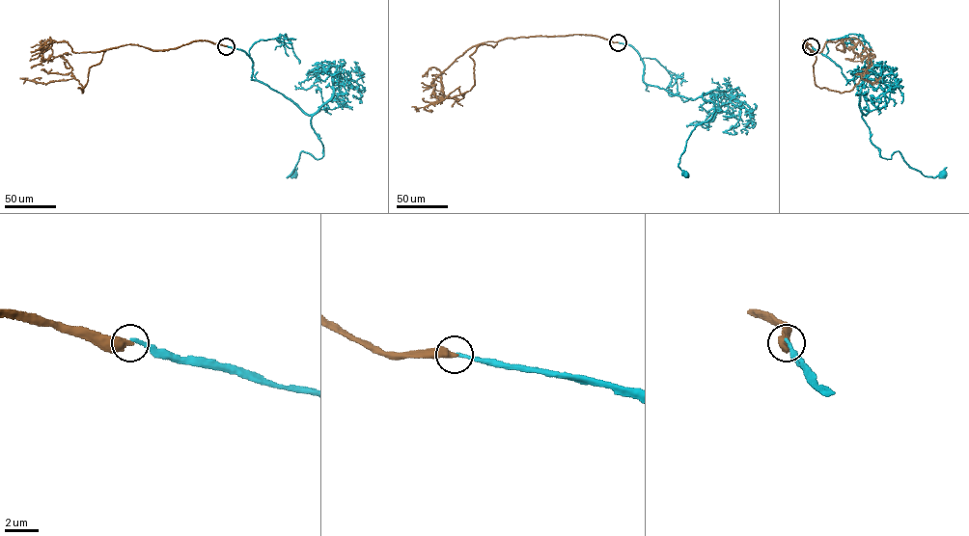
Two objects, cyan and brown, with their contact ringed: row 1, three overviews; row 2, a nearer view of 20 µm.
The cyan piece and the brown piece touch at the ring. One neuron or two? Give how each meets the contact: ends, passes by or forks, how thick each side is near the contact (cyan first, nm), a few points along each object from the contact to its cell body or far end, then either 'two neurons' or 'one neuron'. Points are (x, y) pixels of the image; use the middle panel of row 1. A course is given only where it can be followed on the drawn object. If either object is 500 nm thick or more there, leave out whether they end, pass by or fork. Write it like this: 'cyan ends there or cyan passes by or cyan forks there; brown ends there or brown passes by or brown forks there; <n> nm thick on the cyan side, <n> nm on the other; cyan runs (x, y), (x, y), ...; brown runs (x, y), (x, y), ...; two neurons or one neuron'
190 nm thick on the cyan side, 500 nm on the other; cyan runs (618, 42), (639, 53), (647, 84), (691, 99), (705, 93), (713, 102), (680, 155), (686, 174); brown runs (618, 42), (571, 34), (480, 44), (469, 56), (475, 85), (461, 99), (446, 96), (432, 78); one neuron

